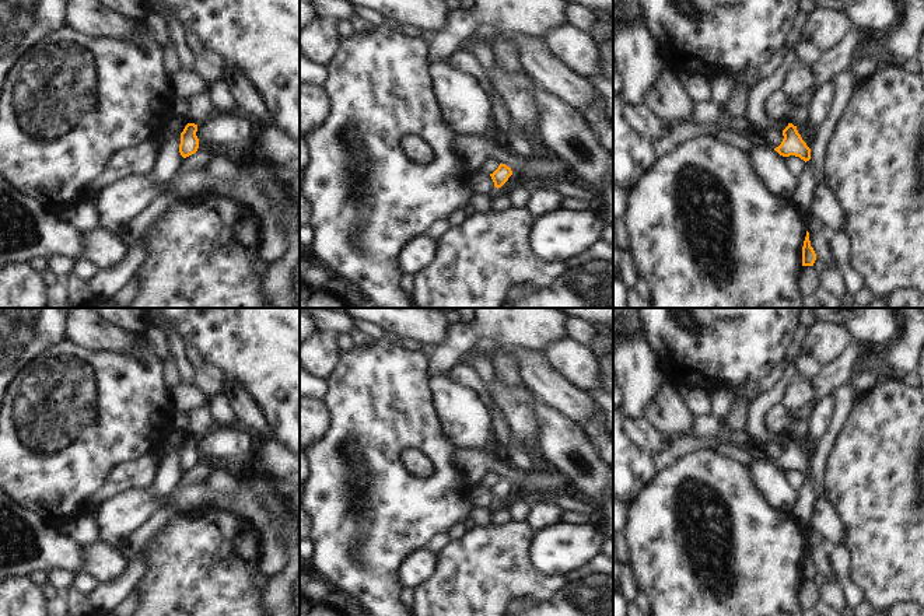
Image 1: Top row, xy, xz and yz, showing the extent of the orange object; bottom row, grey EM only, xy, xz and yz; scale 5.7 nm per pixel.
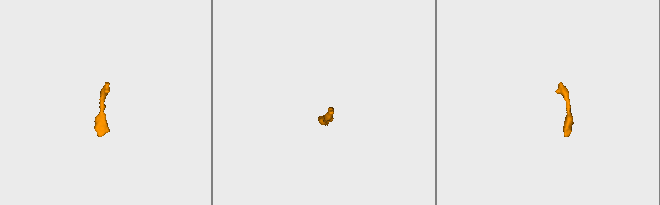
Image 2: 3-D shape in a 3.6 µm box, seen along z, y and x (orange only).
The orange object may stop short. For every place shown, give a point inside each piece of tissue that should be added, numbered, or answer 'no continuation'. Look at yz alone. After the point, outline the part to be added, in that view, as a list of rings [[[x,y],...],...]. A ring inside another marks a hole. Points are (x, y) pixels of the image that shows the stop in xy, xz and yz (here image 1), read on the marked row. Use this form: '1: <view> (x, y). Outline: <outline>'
1: yz (758, 97). Outline: [[[795,49],[788,52],[784,63],[770,78],[759,83],[749,91],[746,118],[750,122],[750,125],[764,132],[771,132],[774,129],[783,132],[788,126],[787,120],[774,120],[766,113],[766,102],[774,92],[783,88],[787,74],[794,67],[797,67]]]

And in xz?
no continuation.

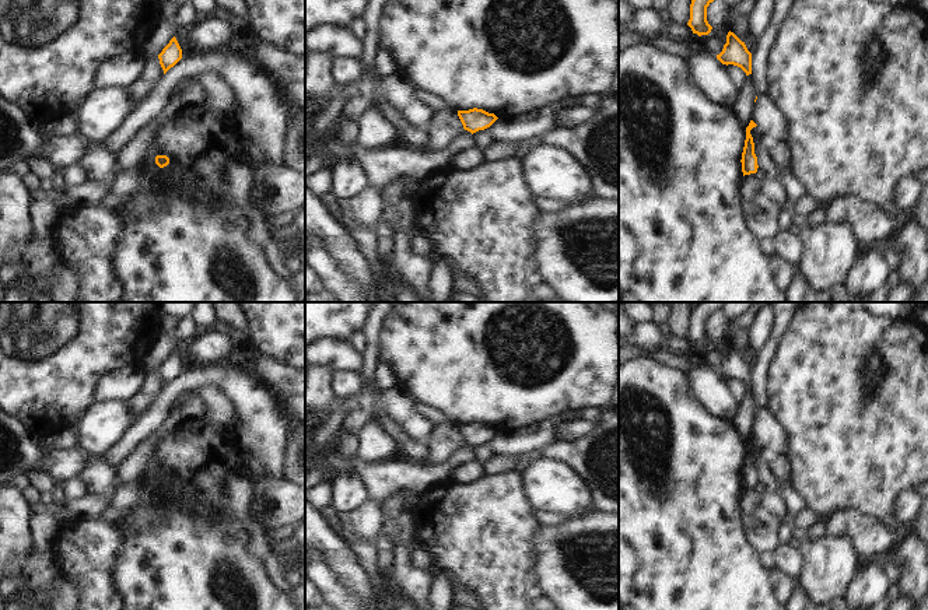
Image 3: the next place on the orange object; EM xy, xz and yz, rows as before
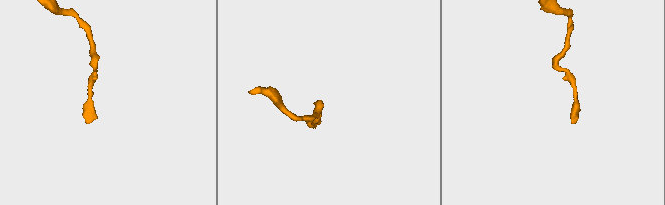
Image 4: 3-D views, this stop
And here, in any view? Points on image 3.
no continuation.

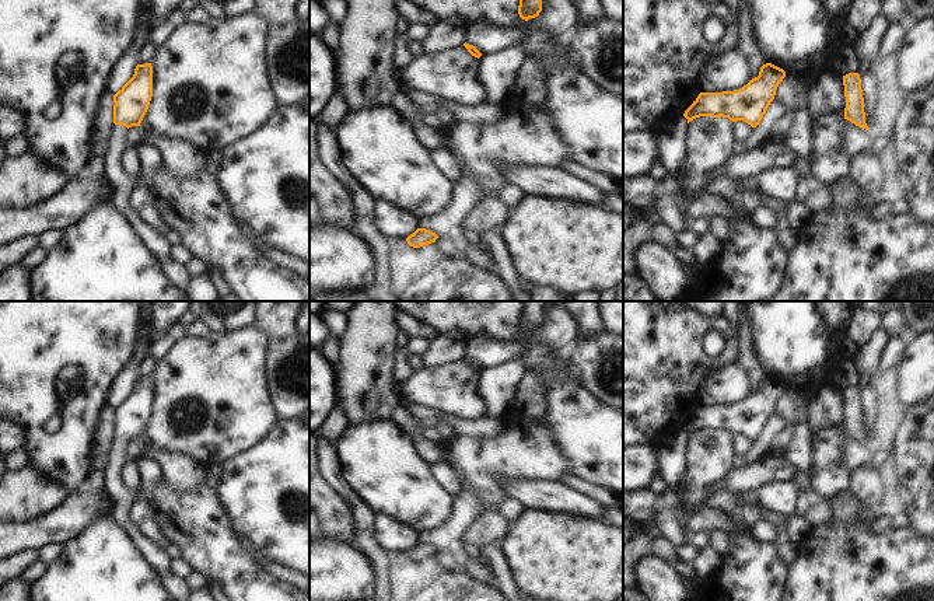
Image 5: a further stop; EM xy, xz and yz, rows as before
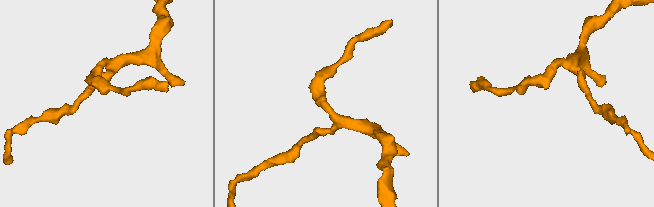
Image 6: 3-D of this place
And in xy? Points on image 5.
1: xy (122, 185). Outline: [[[113,125],[108,147],[102,156],[105,161],[105,179],[111,184],[113,207],[130,223],[136,237],[157,259],[169,258],[169,244],[151,227],[139,219],[139,213],[129,207],[130,195],[136,186],[136,179],[129,177],[120,164],[120,156],[126,148],[127,127]]]

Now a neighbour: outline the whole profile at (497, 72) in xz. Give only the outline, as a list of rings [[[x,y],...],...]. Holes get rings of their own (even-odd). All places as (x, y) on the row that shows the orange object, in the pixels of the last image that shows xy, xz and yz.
[[[520,46],[501,49],[479,57],[478,78],[485,87],[487,104],[500,105],[513,90],[527,53]]]

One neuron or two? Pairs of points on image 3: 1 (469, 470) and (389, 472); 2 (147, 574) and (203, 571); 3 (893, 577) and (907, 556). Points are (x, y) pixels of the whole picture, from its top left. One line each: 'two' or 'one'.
1: two
2: one
3: two

